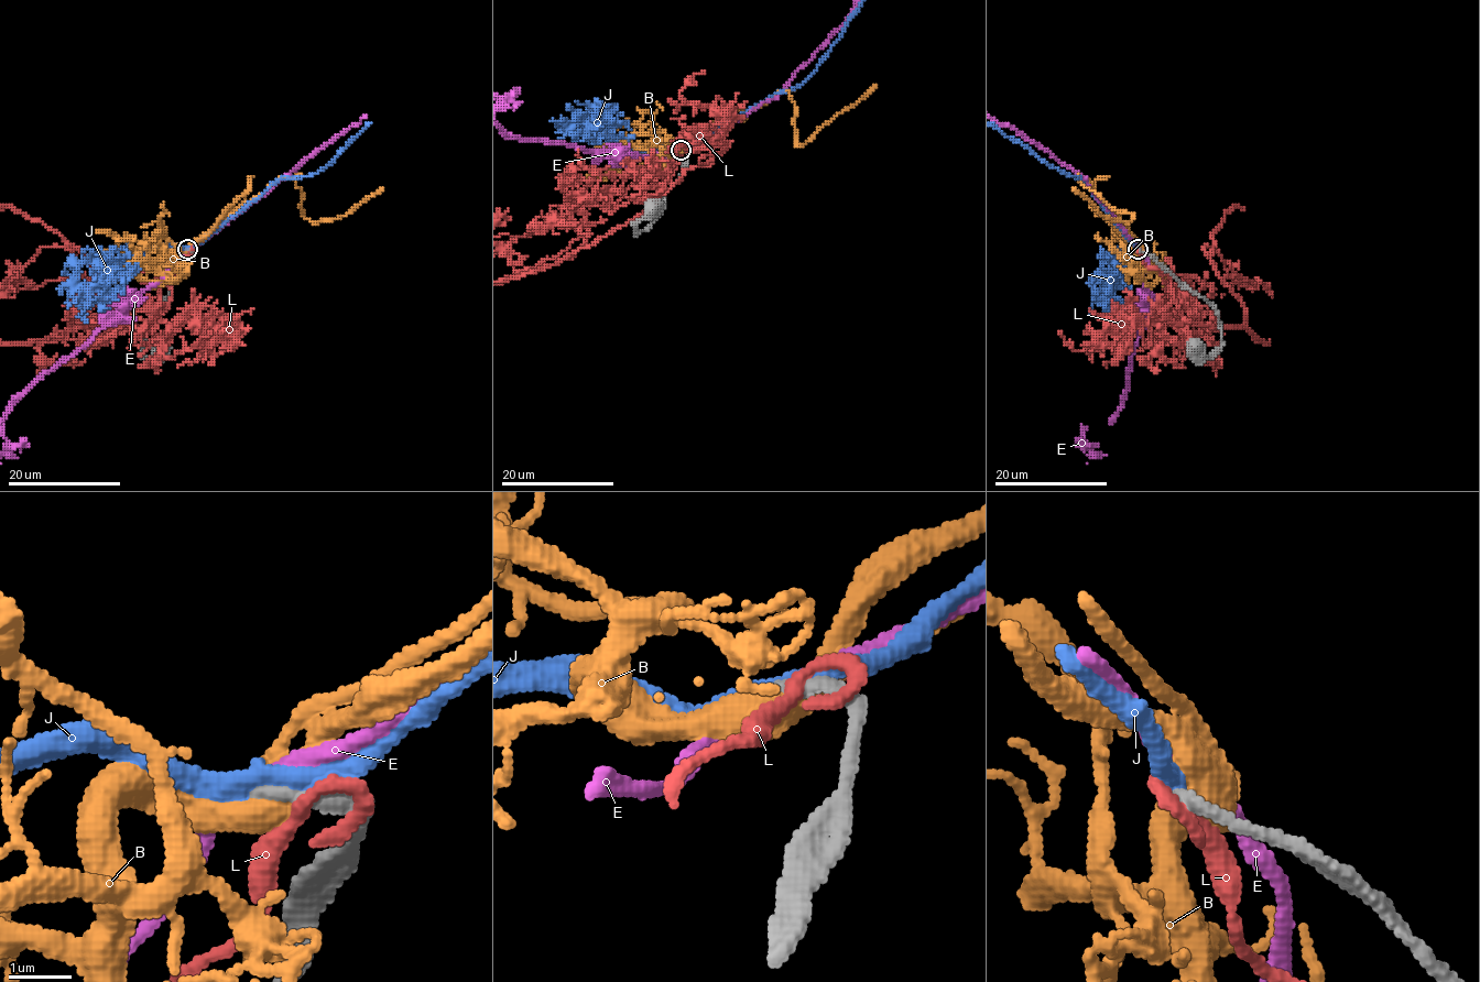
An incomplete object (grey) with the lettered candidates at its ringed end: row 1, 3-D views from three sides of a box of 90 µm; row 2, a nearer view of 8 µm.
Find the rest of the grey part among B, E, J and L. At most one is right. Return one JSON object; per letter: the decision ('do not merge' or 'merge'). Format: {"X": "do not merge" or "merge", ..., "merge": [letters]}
{"B": "do not merge", "E": "do not merge", "J": "merge", "L": "do not merge", "merge": ["J"]}

